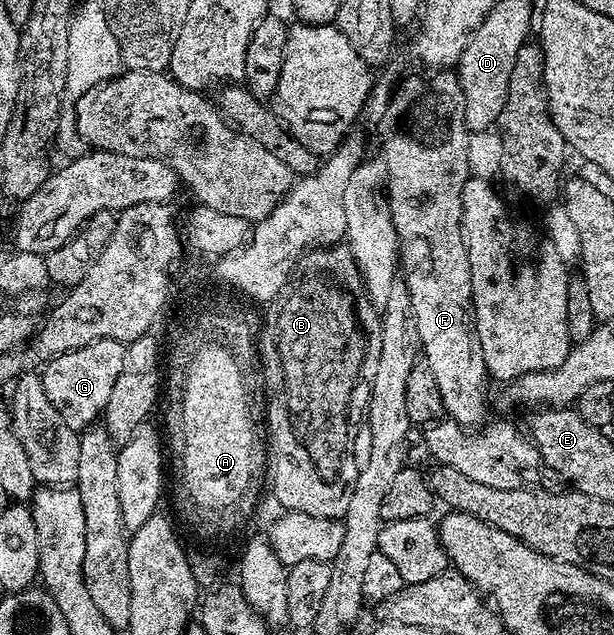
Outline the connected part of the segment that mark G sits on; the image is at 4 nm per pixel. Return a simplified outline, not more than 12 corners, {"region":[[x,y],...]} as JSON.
{"region":[[91,342],[40,369],[59,418],[98,423],[125,344]]}

